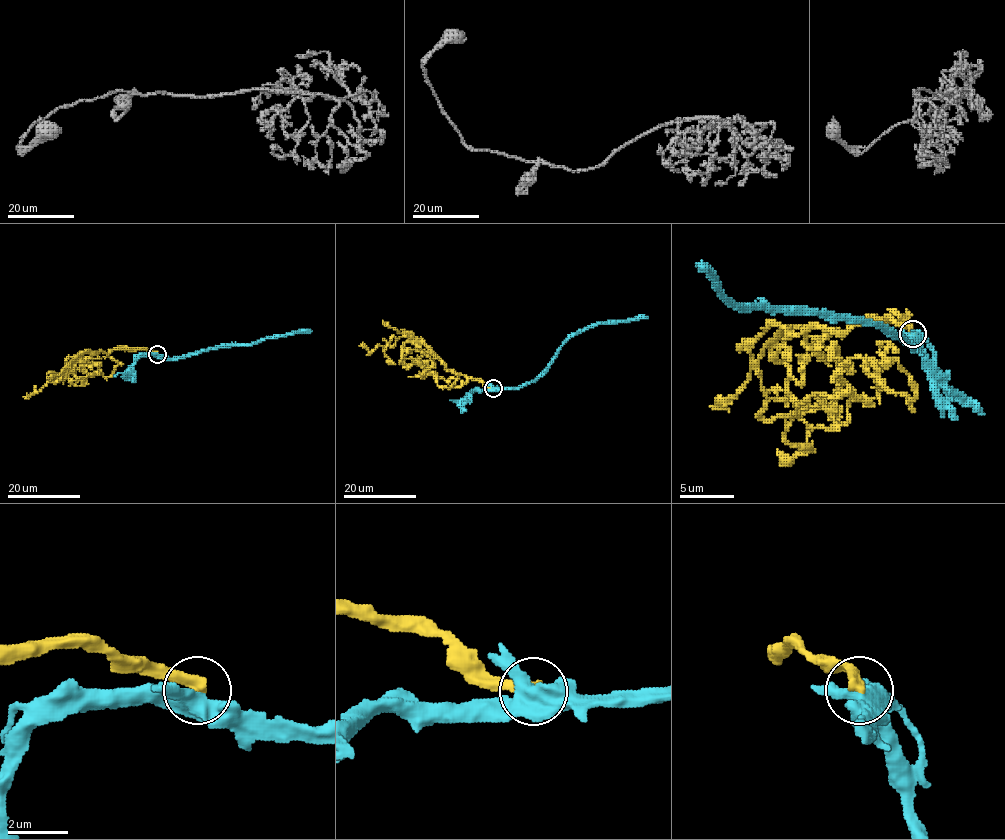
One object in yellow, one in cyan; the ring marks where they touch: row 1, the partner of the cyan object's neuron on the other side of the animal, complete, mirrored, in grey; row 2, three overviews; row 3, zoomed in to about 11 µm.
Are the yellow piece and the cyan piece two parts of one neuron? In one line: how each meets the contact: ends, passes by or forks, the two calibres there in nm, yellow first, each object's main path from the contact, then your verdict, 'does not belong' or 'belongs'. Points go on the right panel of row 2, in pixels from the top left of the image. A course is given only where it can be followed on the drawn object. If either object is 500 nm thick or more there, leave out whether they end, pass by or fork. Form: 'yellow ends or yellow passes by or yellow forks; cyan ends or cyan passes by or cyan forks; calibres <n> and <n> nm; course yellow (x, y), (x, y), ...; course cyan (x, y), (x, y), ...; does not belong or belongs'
calibres 400 and 500 nm; course yellow (912, 333), (893, 320), (788, 331), (772, 357), (812, 406), (855, 357), (909, 401), (912, 376), (879, 344); course cyan (912, 336), (912, 347), (893, 331), (750, 309), (734, 304), (699, 266); does not belong

